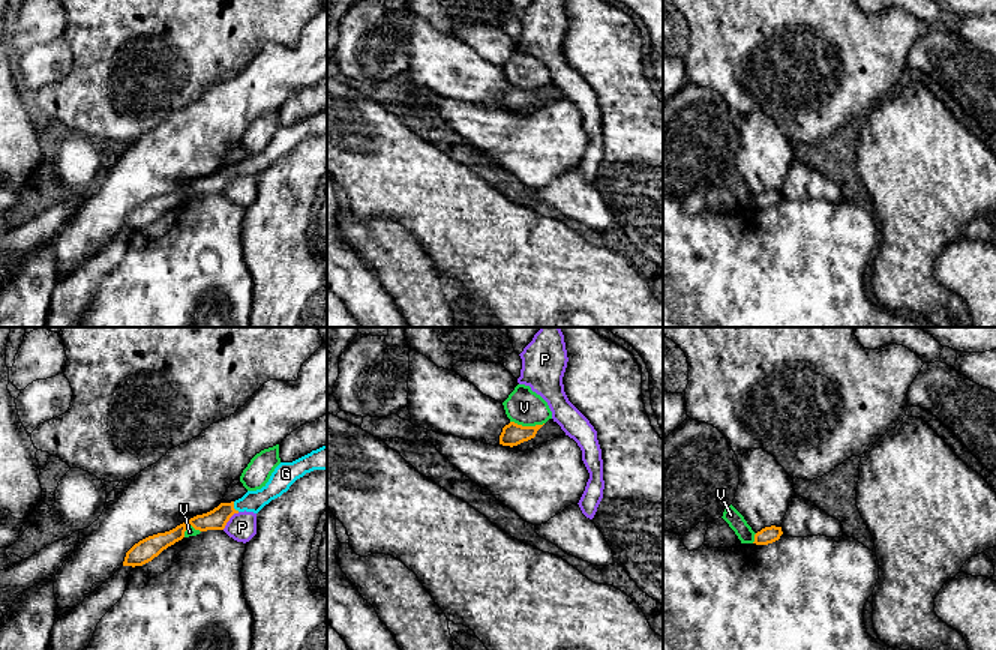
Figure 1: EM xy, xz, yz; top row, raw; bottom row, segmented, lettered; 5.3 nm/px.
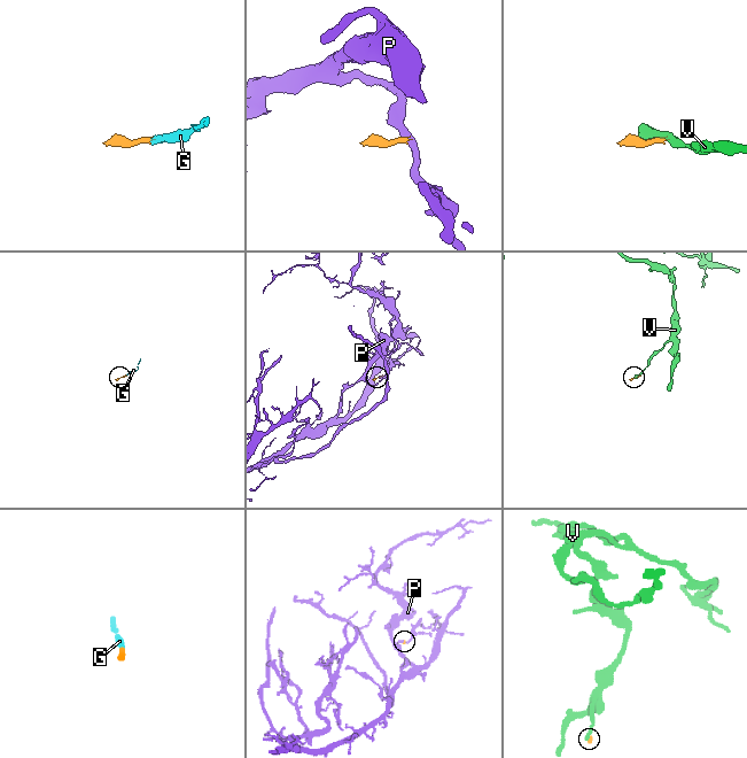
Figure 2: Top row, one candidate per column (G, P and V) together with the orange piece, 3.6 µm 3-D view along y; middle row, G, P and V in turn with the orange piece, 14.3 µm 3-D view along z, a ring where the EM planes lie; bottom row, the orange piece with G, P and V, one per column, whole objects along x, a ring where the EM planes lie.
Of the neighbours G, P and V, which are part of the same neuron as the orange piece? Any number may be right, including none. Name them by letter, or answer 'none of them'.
G

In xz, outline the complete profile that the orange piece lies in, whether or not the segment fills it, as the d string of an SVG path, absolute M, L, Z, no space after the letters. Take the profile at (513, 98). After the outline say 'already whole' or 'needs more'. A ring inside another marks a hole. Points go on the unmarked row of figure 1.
M510 86L502 92L502 96L500 99L500 108L502 110L518 110L524 105L528 105L536 101L537 95L543 89L536 89L536 90L522 90L514 86Z; already whole

